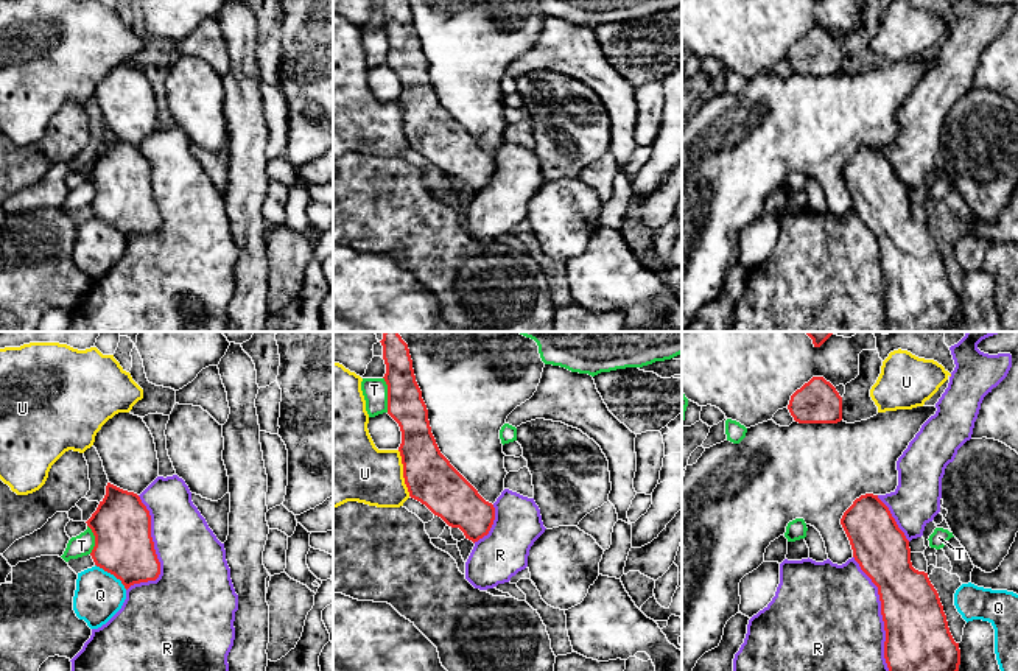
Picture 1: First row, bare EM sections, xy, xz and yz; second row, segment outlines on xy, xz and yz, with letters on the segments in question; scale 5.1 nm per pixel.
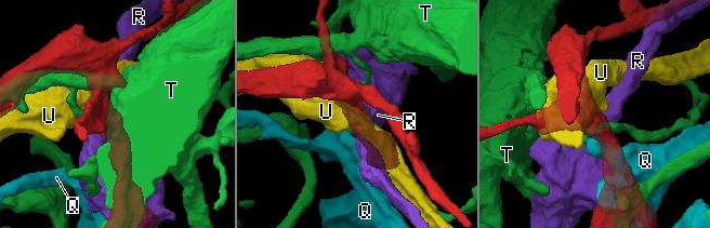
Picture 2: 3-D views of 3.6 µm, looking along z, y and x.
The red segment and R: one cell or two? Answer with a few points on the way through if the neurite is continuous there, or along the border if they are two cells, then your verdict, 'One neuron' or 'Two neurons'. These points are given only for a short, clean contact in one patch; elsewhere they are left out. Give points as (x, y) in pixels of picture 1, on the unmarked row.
Two neurons

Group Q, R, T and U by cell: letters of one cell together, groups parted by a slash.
Q / R / T / U

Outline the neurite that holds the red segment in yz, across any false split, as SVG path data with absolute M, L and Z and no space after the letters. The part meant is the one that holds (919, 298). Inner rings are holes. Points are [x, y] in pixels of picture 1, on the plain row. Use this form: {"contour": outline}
{"contour": "M861 146L844 163L841 176L850 191L855 212L878 238L886 282L884 310L889 319L887 332L951 332L960 316L959 294L954 293L950 283L943 257L937 241L928 229L928 224L918 223L912 218L909 191L898 179L889 159L878 149L878 146Z"}

